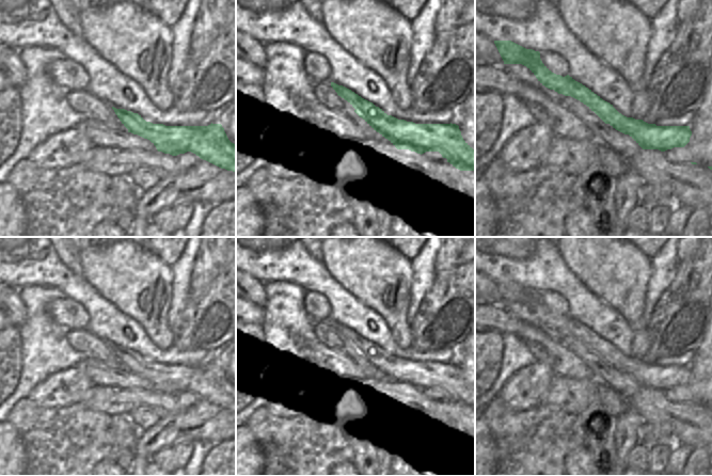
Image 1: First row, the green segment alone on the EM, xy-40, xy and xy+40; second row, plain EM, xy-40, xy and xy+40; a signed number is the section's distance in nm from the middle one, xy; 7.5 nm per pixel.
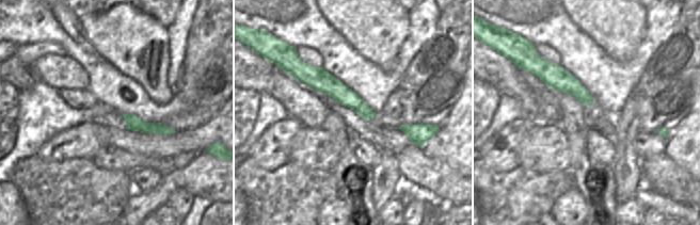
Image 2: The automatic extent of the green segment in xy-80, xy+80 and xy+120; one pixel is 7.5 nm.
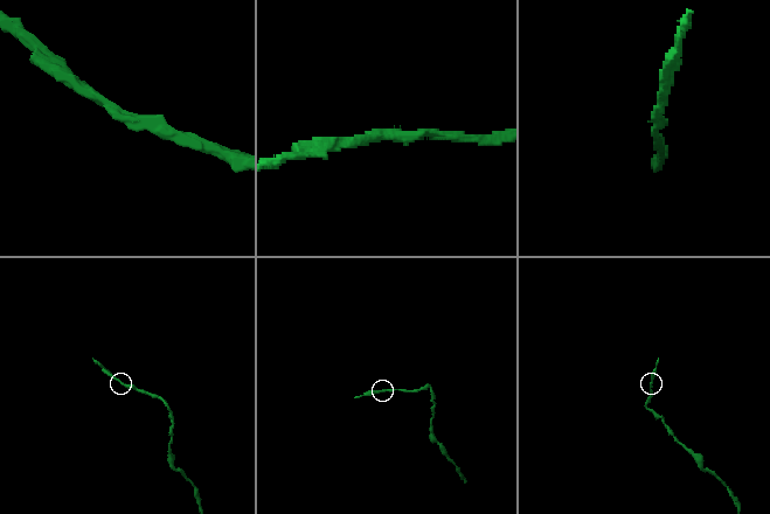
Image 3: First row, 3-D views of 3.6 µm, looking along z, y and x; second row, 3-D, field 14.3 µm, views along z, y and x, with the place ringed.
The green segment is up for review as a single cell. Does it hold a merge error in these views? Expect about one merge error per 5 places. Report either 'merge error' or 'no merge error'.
no merge error

